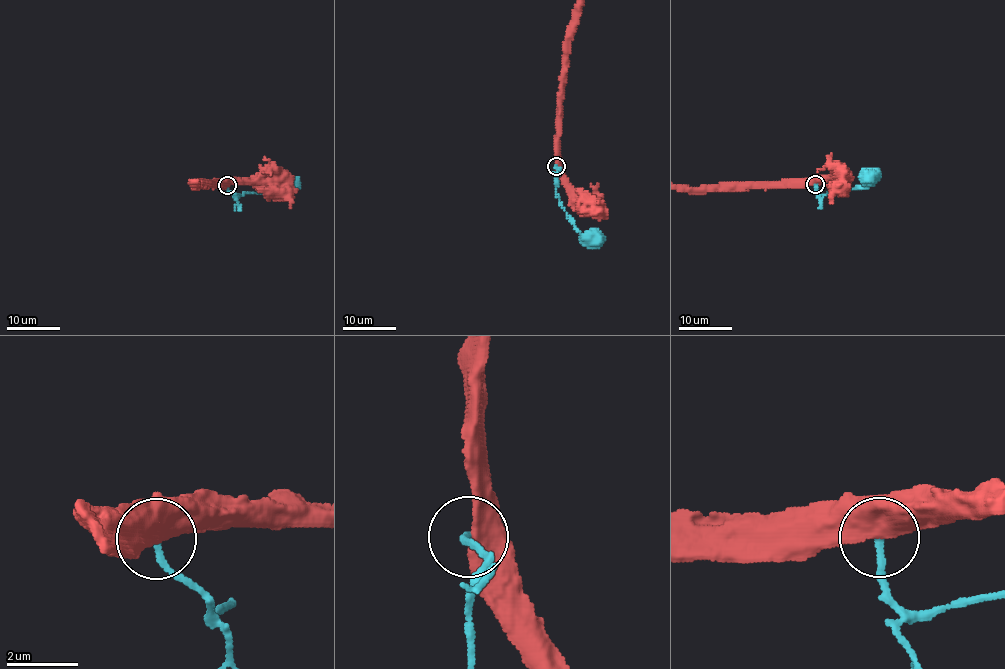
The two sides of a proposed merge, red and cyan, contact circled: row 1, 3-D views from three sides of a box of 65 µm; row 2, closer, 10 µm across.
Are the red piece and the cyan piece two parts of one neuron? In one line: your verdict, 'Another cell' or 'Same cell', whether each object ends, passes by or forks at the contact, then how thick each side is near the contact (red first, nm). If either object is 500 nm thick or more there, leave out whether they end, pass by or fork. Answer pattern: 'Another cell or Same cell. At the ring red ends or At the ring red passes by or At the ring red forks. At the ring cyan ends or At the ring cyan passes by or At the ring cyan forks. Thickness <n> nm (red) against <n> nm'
Another cell. Thickness 750 nm (red) against 180 nm

